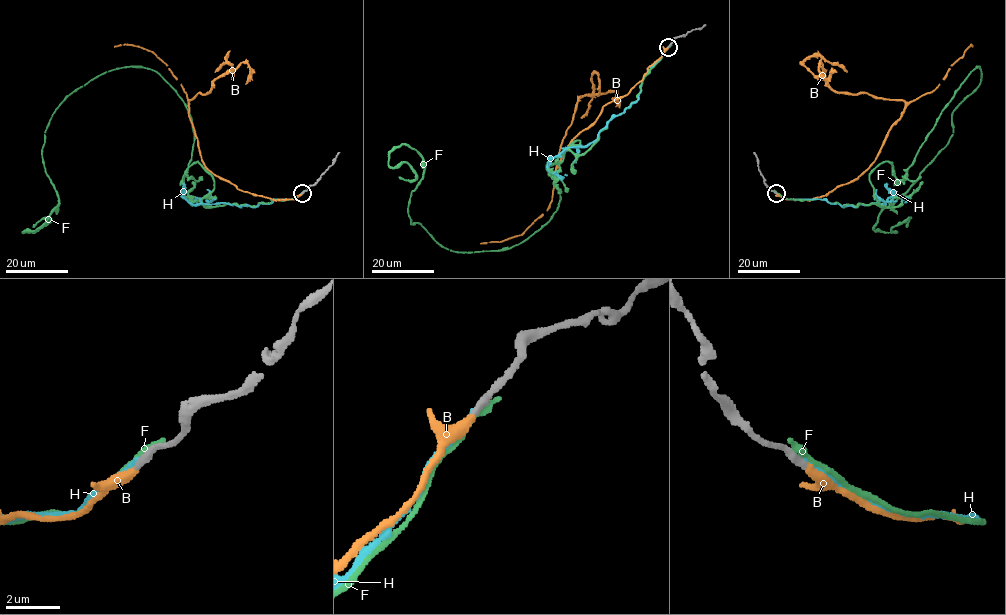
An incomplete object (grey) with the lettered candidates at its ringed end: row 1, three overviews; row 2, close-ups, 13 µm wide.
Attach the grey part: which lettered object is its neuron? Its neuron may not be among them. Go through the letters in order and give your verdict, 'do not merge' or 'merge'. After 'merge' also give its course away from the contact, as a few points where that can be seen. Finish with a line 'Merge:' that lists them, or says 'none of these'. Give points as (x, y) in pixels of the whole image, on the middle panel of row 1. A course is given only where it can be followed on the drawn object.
B: merge; course (668, 47), (626, 95), (604, 106), (571, 140), (555, 176), (575, 106), (599, 89), (595, 73), (581, 117)
F: do not merge
H: do not merge
Merge: B

